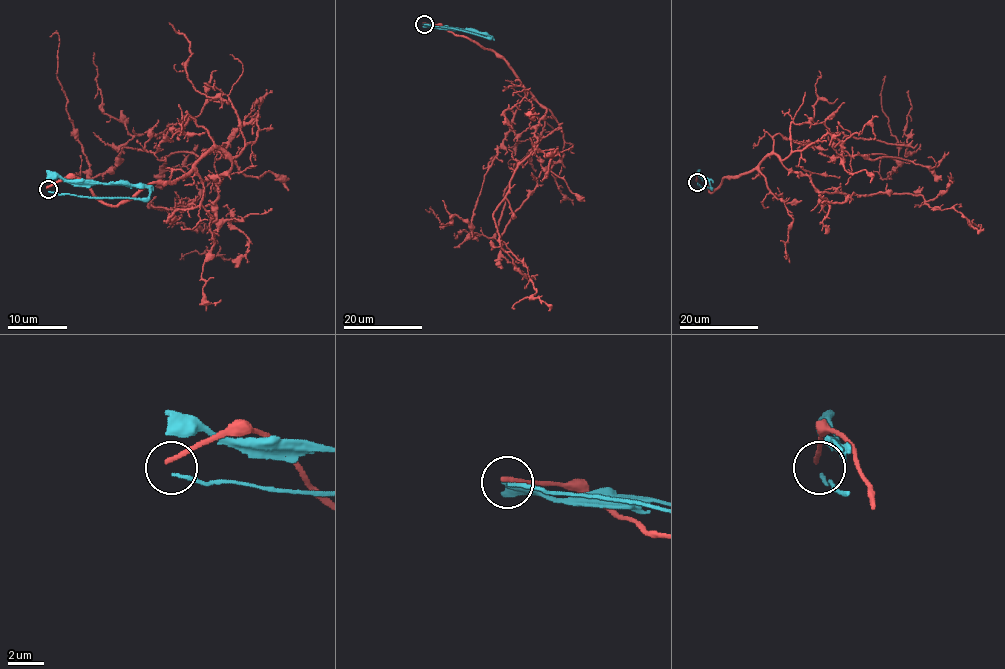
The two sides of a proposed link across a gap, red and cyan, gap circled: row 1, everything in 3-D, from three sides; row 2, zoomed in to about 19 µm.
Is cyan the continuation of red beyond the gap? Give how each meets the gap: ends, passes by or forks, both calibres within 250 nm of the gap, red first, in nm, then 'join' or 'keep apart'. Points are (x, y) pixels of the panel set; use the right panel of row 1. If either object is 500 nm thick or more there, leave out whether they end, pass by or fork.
red ends there; cyan ends there; 300 nm thick on the red side, 180 nm on the other; keep apart

